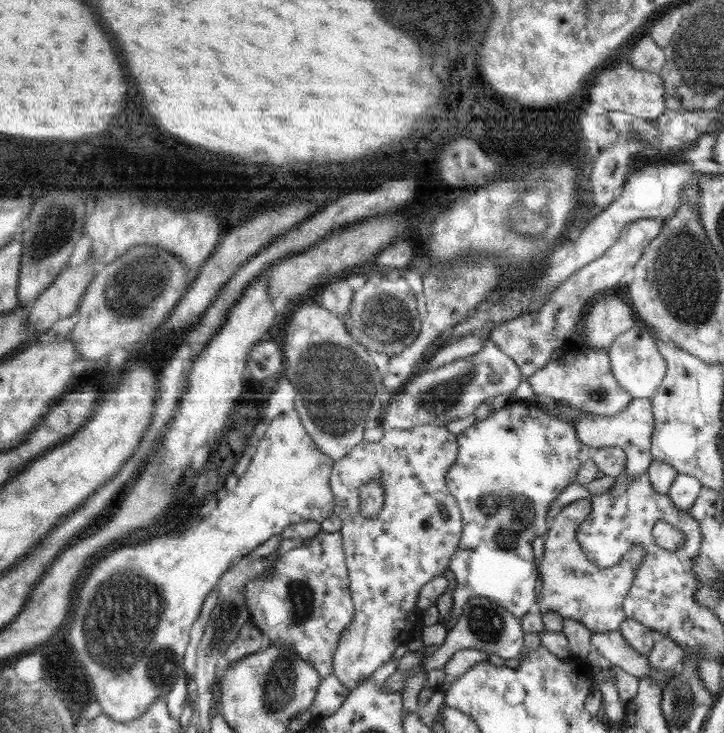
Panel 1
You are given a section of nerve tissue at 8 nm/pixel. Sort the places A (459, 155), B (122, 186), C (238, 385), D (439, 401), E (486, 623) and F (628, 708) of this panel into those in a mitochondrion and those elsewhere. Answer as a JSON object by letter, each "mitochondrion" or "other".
{"A":"other","B":"other","C":"other","D":"mitochondrion","E":"mitochondrion","F":"other"}

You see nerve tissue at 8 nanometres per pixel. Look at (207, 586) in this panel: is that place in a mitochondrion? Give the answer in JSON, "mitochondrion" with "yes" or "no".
{"mitochondrion":"no"}

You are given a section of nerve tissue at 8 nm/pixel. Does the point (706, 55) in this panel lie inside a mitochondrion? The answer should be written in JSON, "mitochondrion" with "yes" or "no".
{"mitochondrion":"yes"}

